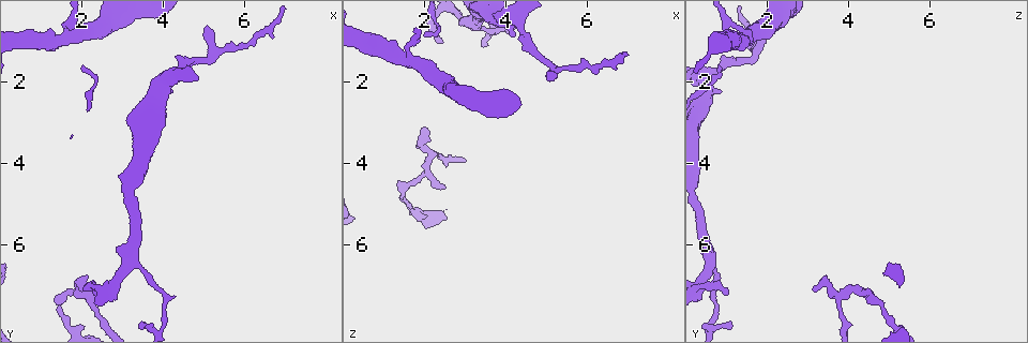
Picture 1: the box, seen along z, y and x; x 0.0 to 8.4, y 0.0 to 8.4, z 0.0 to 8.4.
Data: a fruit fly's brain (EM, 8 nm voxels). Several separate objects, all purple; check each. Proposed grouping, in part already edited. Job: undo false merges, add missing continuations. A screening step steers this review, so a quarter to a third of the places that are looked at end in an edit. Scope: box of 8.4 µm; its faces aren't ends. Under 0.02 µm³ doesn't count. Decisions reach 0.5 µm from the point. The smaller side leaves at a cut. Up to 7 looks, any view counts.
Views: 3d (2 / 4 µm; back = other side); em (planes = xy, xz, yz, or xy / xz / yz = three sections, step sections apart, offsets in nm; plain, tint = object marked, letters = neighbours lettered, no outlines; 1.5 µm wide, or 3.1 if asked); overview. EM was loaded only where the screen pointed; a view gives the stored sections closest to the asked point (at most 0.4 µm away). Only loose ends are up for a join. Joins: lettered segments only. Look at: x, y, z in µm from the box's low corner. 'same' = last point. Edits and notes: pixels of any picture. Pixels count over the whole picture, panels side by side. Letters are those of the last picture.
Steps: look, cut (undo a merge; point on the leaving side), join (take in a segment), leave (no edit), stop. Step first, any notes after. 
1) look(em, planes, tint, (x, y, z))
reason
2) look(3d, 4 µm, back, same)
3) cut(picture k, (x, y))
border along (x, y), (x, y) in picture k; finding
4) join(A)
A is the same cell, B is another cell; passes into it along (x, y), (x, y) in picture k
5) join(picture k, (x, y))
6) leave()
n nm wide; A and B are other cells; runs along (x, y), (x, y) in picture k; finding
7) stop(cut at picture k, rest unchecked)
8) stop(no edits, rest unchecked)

look(3d, 2 µm, (1.75, 0.85, 1.50))
a fork

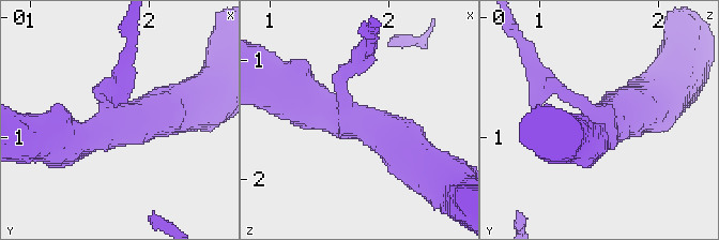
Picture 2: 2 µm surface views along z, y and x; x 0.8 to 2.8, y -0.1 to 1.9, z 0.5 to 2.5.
look(em, planes, plain, (1.72, 0.90, 1.50))

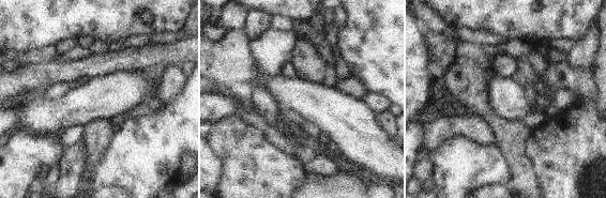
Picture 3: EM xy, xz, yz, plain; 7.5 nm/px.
look(em, planes, letters, same)

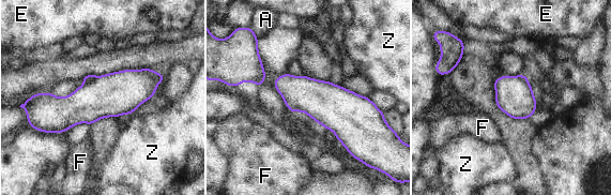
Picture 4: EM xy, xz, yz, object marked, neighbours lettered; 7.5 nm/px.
cut(picture 4, (89, 78))
280 nm wide; A, E, F and Z are other cells; two neurons meet here

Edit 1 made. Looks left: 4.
look(3d, 2 µm, (2.45, 7.20, 1.00))
branch stops here

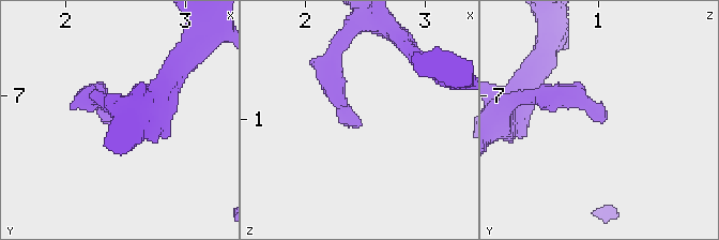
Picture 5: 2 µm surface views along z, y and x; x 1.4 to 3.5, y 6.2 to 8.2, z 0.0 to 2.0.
look(em, xz, step 4, letters, (2.46, 7.18, 1.02))

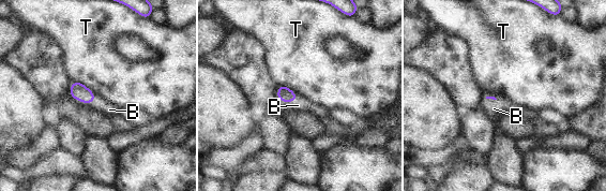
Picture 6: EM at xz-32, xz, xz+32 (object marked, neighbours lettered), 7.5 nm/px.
look(em, planes, letters, same)
another direction

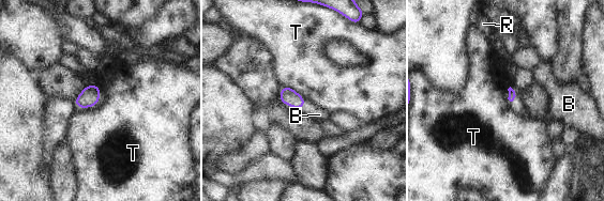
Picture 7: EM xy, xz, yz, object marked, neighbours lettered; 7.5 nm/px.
join(B)
B is the same cell, R and T are other cells; it goes on there

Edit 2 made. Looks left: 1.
stop(cut at picture 4, join at picture 7, rest unchecked)

